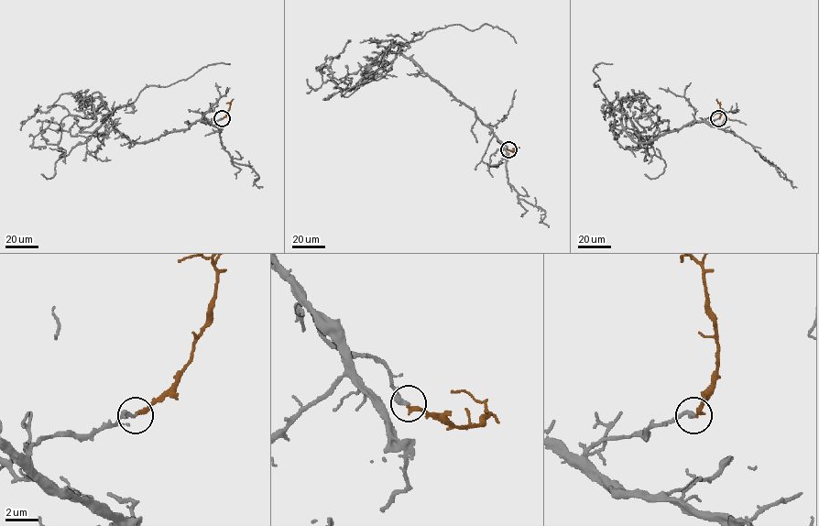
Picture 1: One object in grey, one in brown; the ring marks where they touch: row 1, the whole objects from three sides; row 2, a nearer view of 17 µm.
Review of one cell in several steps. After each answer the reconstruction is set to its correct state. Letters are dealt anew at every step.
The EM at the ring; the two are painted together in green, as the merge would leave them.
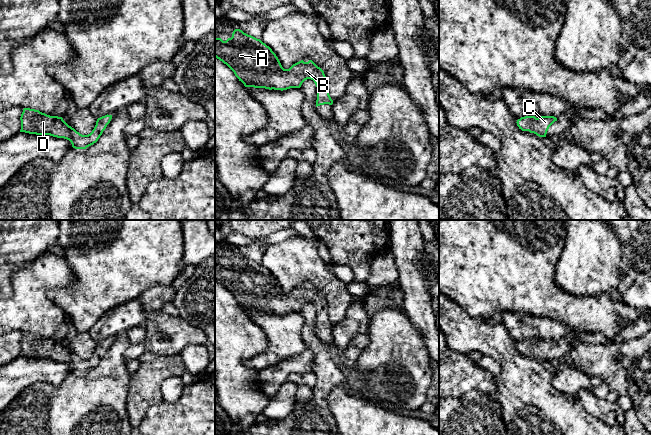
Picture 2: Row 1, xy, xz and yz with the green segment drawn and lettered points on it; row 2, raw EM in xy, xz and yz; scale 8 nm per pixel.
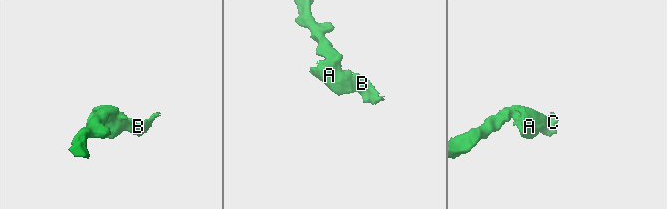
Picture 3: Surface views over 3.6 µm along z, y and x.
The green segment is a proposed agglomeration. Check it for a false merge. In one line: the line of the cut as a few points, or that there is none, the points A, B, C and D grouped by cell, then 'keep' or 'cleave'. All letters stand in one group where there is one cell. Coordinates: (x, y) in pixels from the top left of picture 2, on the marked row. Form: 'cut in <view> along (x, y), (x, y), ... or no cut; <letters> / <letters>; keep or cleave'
no cut; A B C D; keep

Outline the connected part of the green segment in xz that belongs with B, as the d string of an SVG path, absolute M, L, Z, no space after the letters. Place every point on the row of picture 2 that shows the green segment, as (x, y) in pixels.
M235 29L226 41L215 38L215 57L226 64L245 87L283 91L300 88L305 80L311 79L318 89L316 107L333 104L324 71L312 60L301 60L284 69L269 46L240 29Z

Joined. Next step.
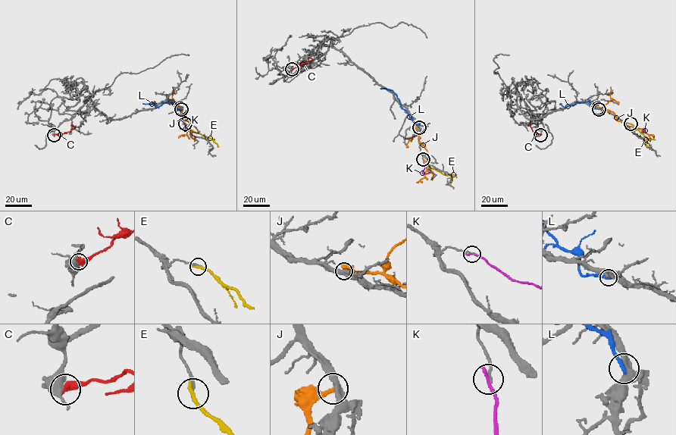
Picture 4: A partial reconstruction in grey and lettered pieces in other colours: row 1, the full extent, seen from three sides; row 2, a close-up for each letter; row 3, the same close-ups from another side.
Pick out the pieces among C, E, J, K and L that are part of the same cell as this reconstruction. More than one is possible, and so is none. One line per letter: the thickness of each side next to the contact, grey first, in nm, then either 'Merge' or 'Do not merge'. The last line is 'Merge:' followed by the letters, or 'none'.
C: Thickness 500 nm (grey) against 550 nm. Do not merge
E: Thickness 180 nm (grey) against 300 nm. Do not merge
J: Thickness 440 nm (grey) against 320 nm. Do not merge
K: Thickness 160 nm (grey) against 240 nm. Do not merge
L: Thickness 440 nm (grey) against 280 nm. Do not merge
Merge: none

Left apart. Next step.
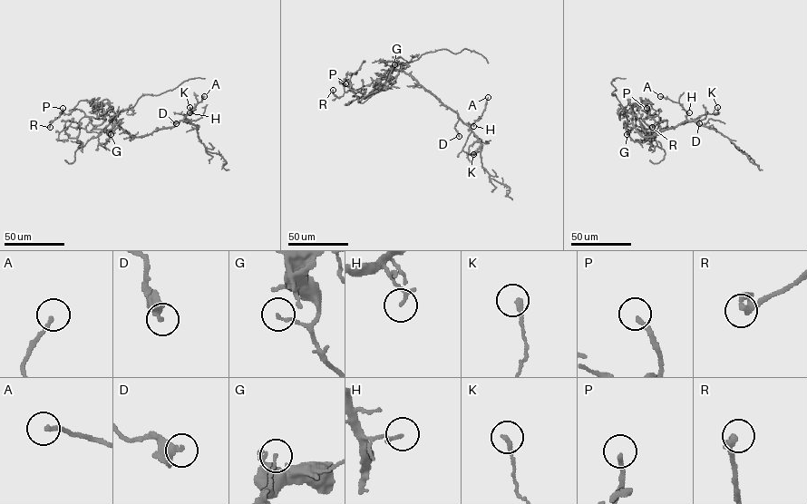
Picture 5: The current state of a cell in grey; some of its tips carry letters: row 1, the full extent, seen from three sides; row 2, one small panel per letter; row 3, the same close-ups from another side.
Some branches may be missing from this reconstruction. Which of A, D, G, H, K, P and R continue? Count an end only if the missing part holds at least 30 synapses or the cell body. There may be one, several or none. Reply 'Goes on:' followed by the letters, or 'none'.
Goes on: none

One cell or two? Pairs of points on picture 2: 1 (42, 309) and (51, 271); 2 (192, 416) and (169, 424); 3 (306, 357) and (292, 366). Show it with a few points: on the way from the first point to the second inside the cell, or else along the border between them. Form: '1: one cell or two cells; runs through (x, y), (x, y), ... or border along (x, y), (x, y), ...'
1: one cell; runs through (41, 300), (42, 280)
2: one cell; runs through (186, 422), (184, 424), (175, 424)
3: one cell; runs through (303, 360), (295, 365)

